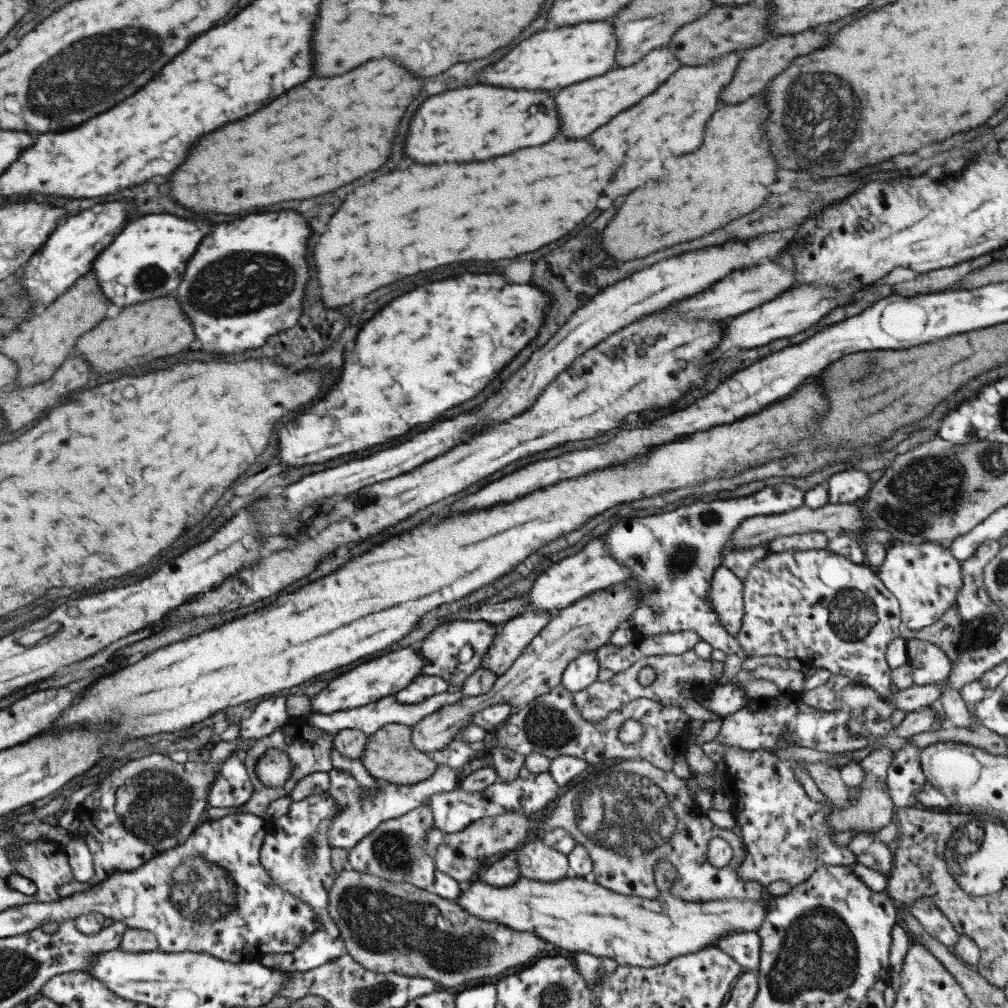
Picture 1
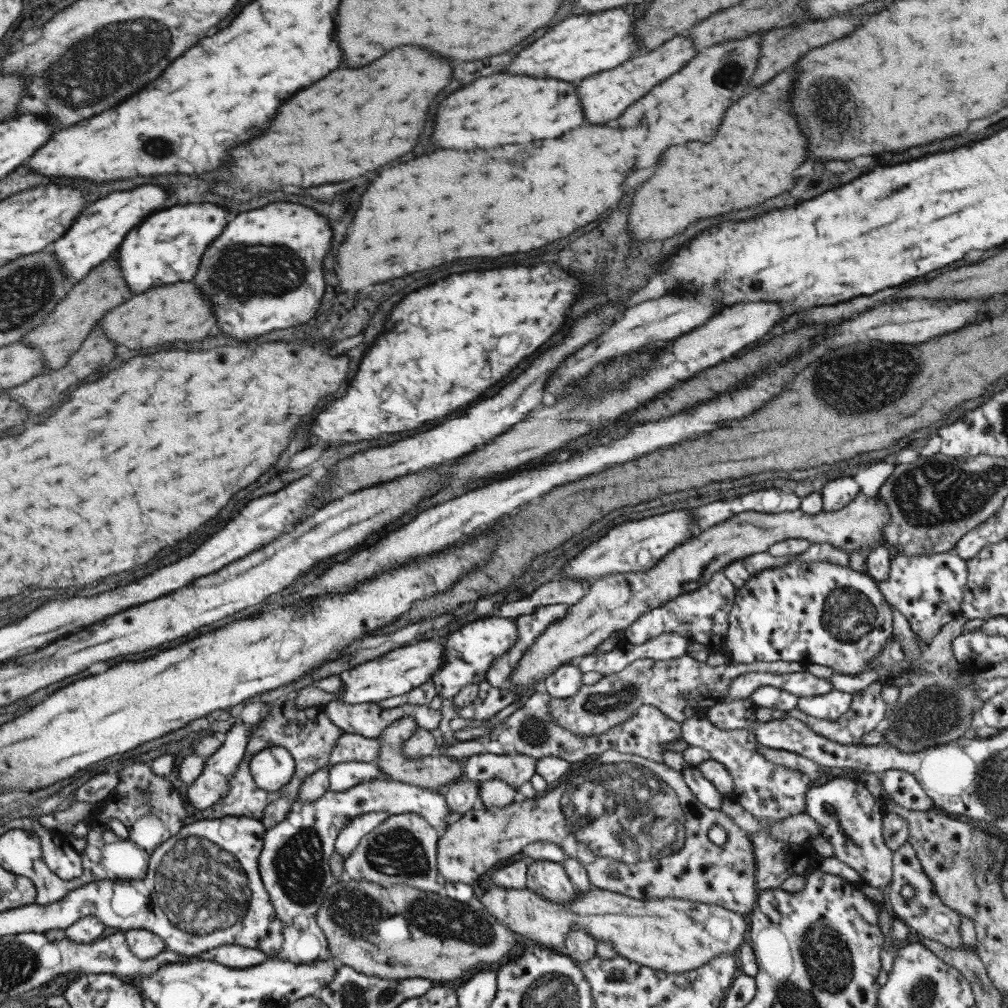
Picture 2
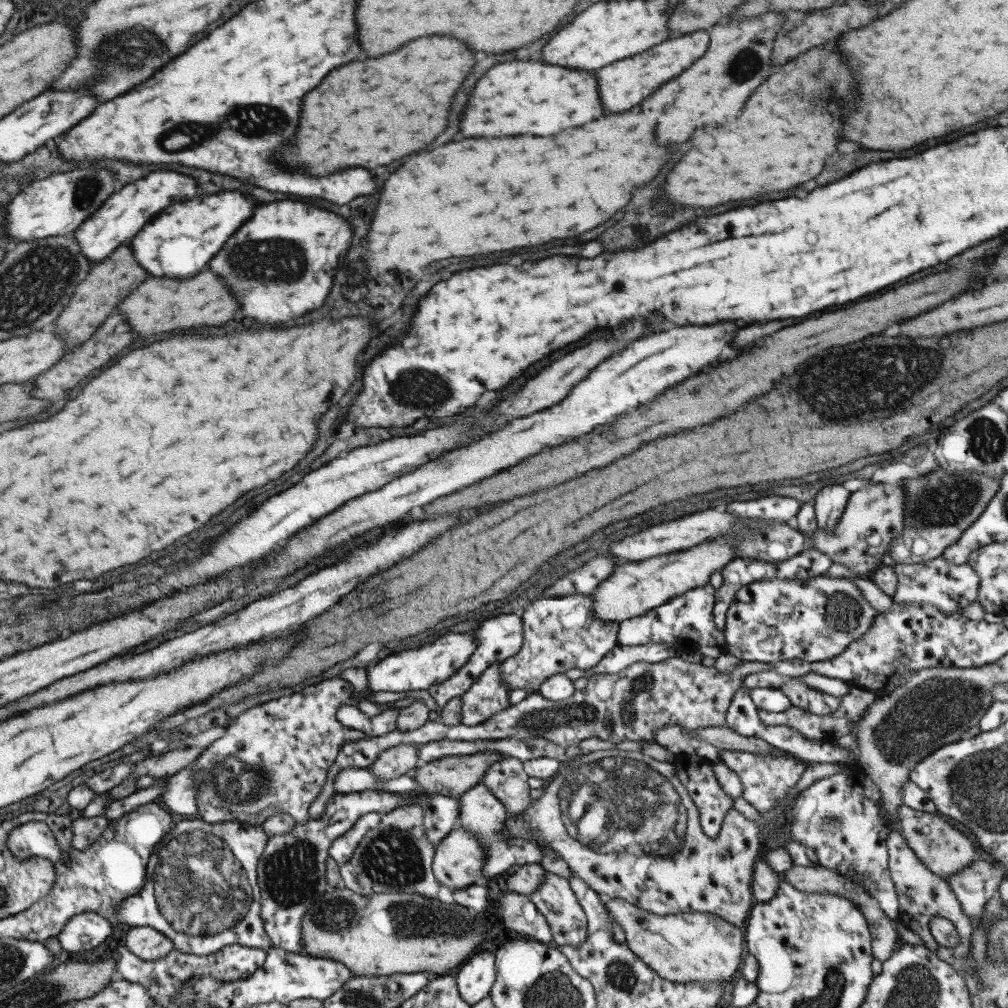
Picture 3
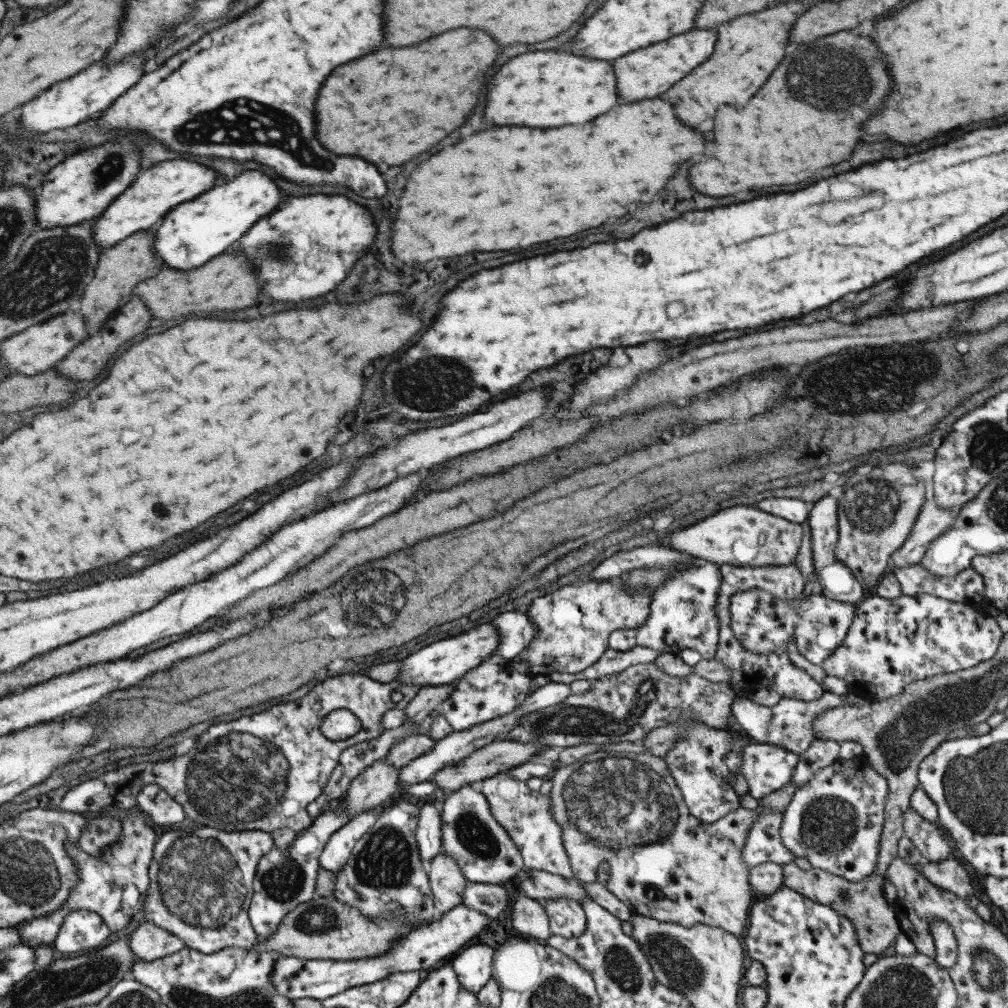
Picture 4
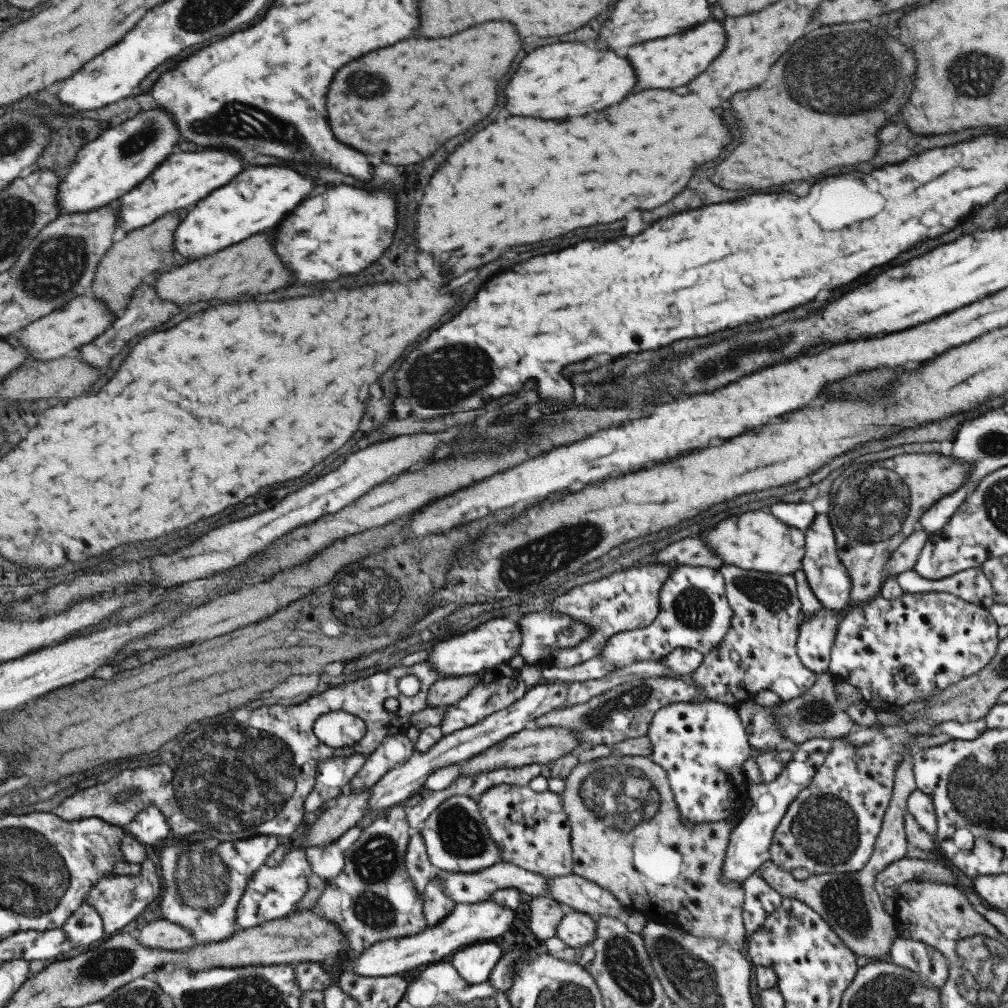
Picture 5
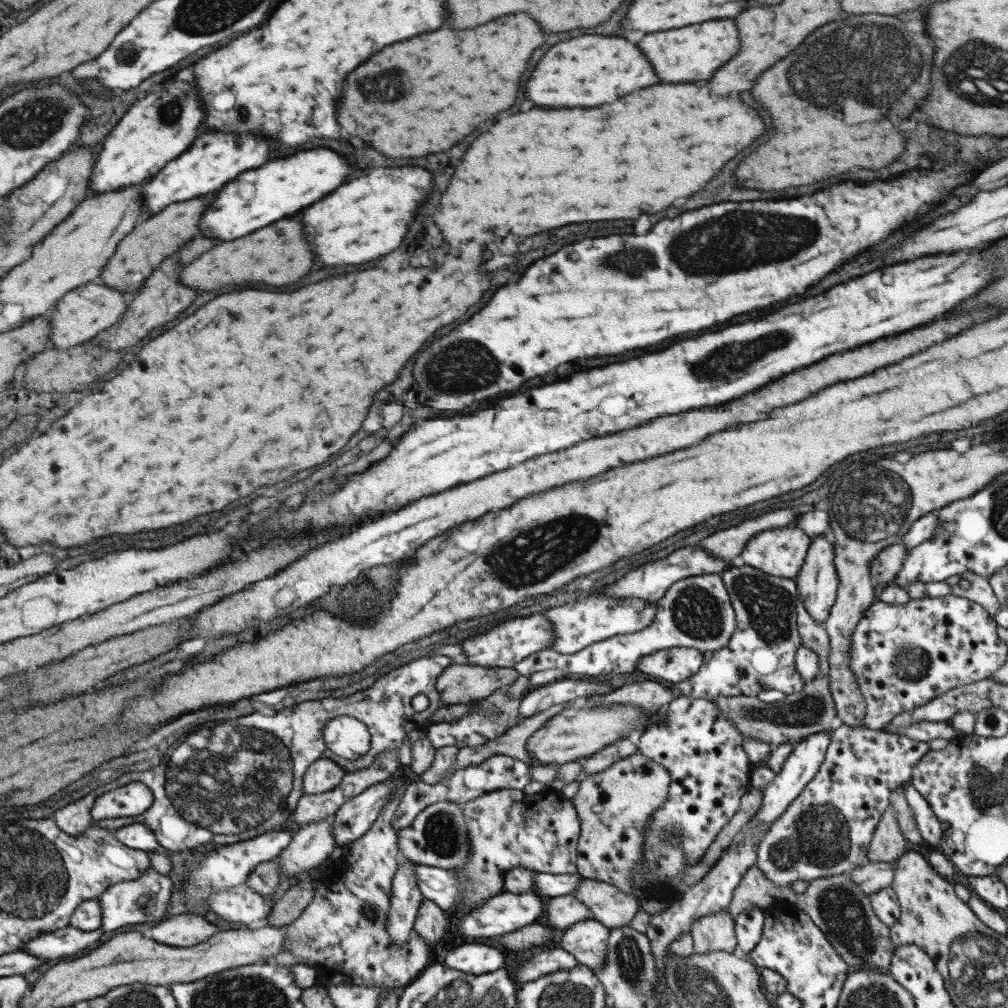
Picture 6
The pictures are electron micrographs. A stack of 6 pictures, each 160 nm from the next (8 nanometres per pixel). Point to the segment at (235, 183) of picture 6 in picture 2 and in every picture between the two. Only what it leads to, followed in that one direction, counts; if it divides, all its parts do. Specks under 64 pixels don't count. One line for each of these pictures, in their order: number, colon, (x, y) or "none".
2: (160, 250)
3: (167, 243)
4: (207, 225)
5: (257, 198)

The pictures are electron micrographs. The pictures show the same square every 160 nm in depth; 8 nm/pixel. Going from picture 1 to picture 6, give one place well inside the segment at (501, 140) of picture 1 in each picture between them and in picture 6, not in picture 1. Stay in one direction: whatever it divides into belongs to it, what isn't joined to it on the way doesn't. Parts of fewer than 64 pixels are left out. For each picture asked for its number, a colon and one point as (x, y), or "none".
2: (499, 109)
3: (519, 97)
4: (547, 89)
5: (559, 80)
6: (588, 71)

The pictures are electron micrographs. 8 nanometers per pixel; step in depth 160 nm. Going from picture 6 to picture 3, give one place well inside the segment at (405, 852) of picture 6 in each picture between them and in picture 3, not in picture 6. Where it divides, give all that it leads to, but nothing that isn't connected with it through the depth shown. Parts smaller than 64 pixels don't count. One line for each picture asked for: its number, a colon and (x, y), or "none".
3: (481, 815)
4: (483, 852)
5: (455, 838)

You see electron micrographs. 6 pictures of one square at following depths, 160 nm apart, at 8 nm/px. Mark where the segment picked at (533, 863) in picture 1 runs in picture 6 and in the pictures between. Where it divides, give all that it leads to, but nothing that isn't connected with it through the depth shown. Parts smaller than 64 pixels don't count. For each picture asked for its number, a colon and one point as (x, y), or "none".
2: (547, 879)
3: (554, 899)
4: (566, 918)
5: (576, 929)
6: (586, 940)

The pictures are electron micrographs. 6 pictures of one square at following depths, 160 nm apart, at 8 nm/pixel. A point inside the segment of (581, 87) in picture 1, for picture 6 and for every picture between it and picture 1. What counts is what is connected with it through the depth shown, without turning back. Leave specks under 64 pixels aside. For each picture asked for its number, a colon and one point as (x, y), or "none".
2: (604, 96)
3: (624, 83)
4: (643, 74)
5: (672, 61)
6: (692, 53)

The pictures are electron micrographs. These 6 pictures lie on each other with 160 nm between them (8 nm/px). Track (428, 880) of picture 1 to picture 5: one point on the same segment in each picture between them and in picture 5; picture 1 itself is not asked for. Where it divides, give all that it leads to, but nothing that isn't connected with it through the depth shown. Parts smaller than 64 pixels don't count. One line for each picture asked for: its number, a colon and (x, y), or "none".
2: (401, 850)
3: (395, 856)
4: (383, 872)
5: (371, 899)

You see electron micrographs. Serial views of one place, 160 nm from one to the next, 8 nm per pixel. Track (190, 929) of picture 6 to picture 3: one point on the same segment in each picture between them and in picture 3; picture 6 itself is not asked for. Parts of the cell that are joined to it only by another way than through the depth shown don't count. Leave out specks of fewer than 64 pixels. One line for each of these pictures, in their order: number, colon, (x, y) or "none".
3: (147, 944)
4: (147, 942)
5: (163, 934)

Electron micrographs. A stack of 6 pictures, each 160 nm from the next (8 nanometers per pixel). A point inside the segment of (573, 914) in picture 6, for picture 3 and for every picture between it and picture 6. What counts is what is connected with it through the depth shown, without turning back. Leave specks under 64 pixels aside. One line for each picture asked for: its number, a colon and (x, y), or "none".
3: (520, 915)
4: (528, 916)
5: (545, 914)

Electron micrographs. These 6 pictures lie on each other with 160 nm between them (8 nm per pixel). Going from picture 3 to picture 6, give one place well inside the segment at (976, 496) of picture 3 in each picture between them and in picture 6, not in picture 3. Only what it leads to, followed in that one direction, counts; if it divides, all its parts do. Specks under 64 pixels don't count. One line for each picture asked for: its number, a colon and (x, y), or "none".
4: (931, 521)
5: (903, 557)
6: (883, 567)

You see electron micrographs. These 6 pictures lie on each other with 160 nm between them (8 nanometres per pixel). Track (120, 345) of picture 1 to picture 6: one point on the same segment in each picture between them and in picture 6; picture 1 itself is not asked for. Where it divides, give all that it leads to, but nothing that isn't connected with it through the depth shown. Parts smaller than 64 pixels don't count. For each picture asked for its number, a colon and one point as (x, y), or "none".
2: (176, 312)
3: (158, 304)
4: (228, 282)
5: (251, 267)
6: (278, 254)

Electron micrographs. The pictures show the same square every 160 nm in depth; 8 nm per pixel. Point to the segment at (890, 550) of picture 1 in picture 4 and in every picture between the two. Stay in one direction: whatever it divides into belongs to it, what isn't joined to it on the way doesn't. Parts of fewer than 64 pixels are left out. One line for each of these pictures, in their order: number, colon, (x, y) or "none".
2: (927, 589)
3: (950, 587)
4: (967, 587)

